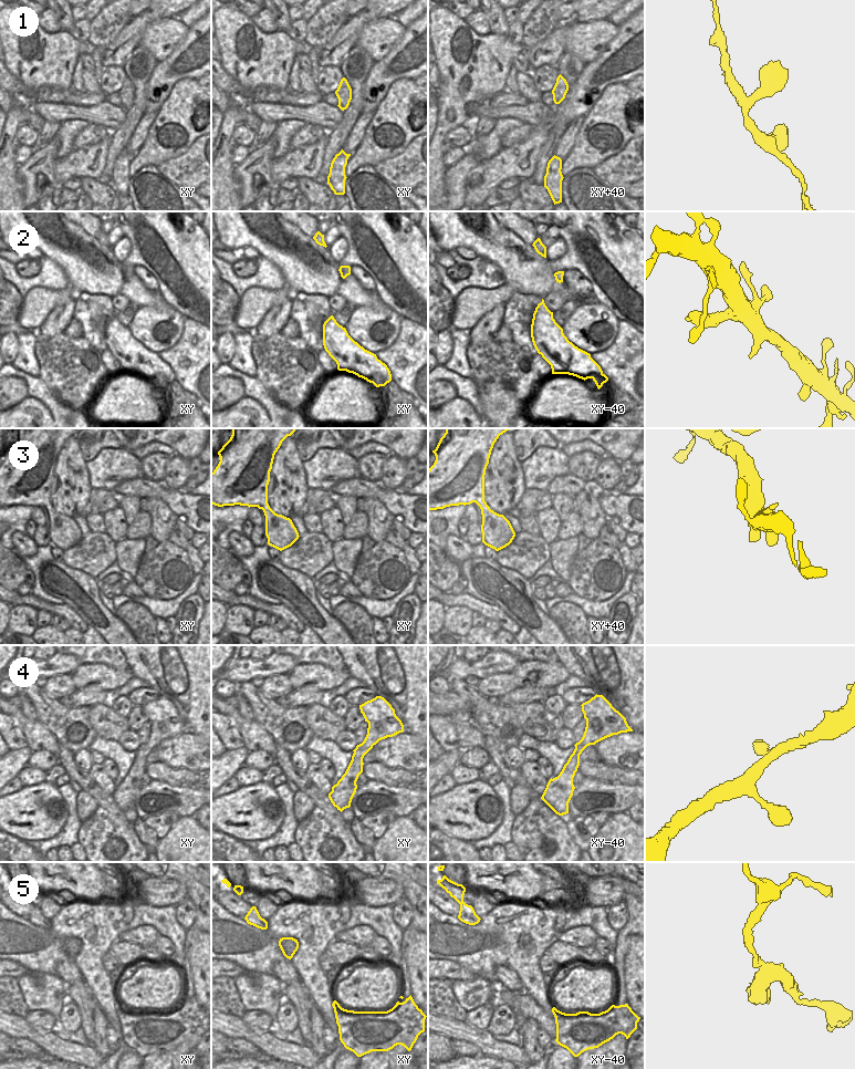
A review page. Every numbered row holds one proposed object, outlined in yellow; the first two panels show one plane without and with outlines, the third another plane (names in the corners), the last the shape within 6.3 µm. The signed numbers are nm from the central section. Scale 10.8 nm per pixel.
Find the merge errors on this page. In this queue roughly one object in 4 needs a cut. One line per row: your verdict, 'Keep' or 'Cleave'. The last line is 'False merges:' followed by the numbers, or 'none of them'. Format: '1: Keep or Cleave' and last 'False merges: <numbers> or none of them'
1: Keep
2: Keep
3: Keep
4: Keep
5: Keep
False merges: none of them

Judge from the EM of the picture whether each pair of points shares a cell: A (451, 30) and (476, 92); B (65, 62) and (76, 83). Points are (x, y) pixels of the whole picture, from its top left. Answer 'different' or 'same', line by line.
A: same
B: different

